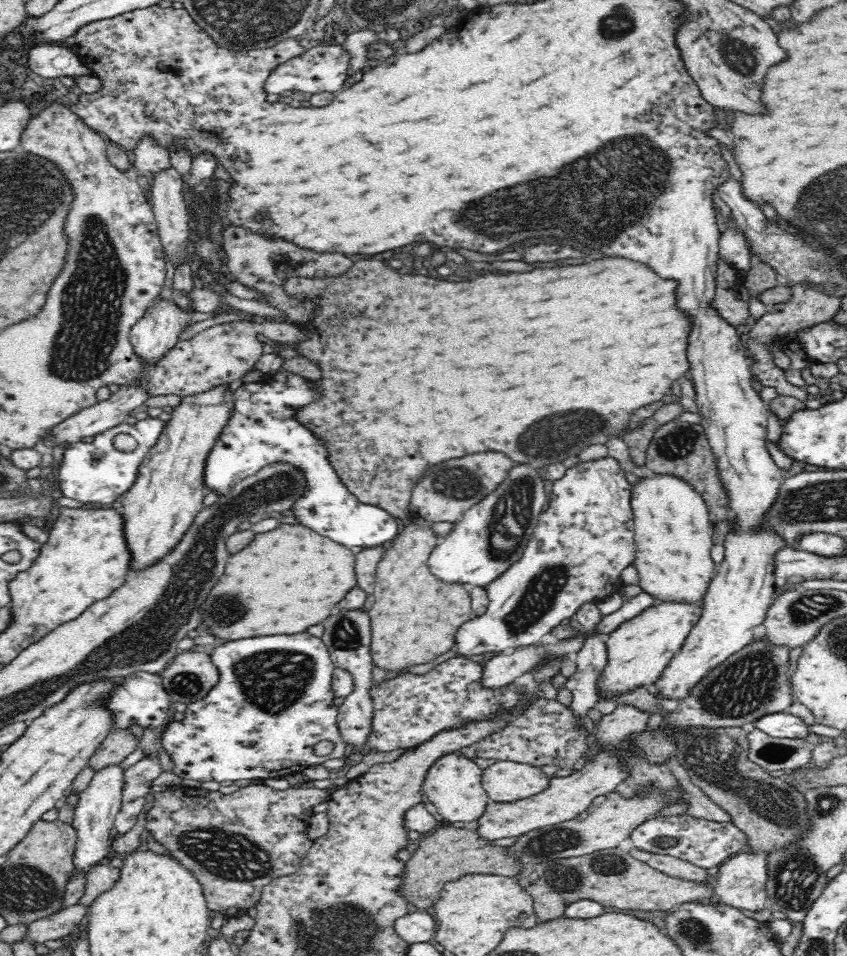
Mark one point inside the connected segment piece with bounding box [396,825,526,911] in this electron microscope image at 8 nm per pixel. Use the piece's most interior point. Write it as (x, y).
(445, 855)

